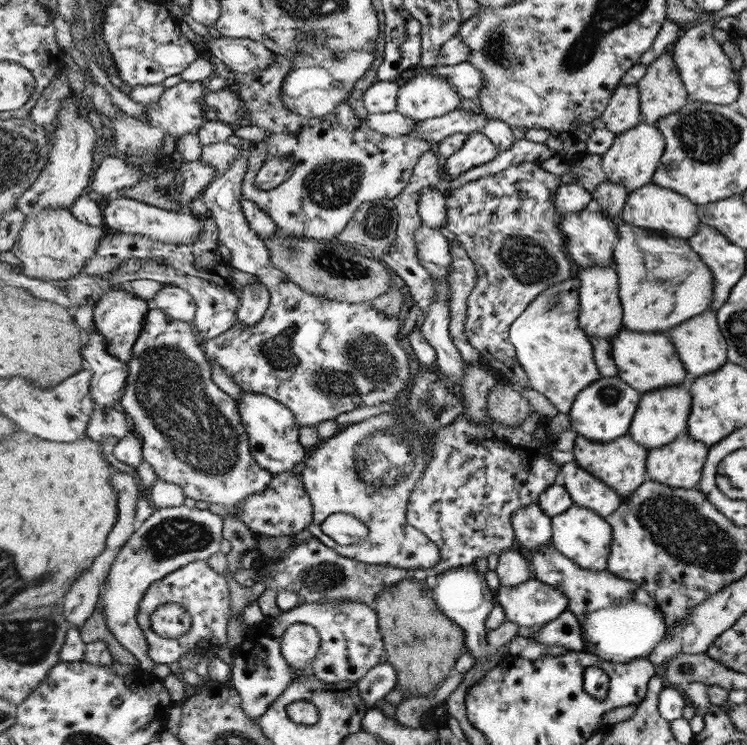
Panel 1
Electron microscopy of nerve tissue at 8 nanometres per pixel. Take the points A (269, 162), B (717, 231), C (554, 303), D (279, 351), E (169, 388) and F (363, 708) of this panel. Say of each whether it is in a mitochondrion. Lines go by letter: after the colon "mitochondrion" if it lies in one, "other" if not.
A: other
B: other
C: mitochondrion
D: mitochondrion
E: mitochondrion
F: other

